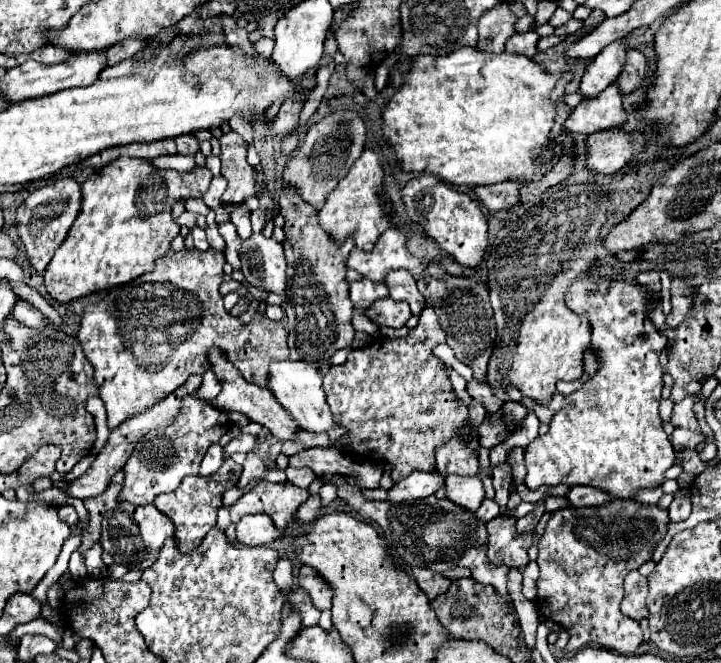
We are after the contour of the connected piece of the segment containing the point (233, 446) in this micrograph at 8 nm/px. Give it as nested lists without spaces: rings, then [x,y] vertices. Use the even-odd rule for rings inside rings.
[[[235,435],[227,445],[225,445],[225,457],[233,455],[233,453],[249,453],[255,449],[255,445],[259,443],[261,439],[257,435]]]

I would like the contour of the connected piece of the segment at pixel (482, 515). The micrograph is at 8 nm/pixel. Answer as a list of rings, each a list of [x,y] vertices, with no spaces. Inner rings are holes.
[[[483,499],[481,507],[475,511],[477,519],[481,519],[481,521],[491,521],[491,519],[495,519],[499,513],[501,513],[501,509],[497,507],[497,503],[495,503],[493,499]]]

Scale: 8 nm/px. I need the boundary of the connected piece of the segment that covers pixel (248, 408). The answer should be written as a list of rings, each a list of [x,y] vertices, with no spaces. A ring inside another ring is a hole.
[[[211,349],[209,351],[209,361],[213,363],[213,371],[215,371],[215,375],[217,375],[217,379],[221,381],[221,385],[223,385],[223,391],[213,399],[213,405],[215,407],[219,407],[219,409],[223,409],[223,411],[241,411],[241,413],[245,413],[251,421],[257,421],[257,423],[261,423],[265,429],[269,429],[275,437],[279,437],[279,439],[283,439],[283,441],[287,441],[287,439],[293,439],[293,433],[299,429],[297,427],[297,423],[293,423],[291,421],[291,417],[289,417],[289,413],[281,407],[281,403],[277,403],[277,399],[275,399],[275,395],[267,389],[267,387],[257,387],[255,383],[247,383],[243,377],[241,377],[241,373],[233,367],[233,365],[229,365],[227,361],[225,361],[225,355],[221,355],[223,351],[219,349]]]

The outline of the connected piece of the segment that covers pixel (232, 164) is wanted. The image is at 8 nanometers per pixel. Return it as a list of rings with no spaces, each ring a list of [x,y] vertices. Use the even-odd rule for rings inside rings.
[[[235,131],[225,133],[221,139],[221,175],[227,179],[227,191],[223,193],[223,203],[243,203],[247,197],[255,195],[255,169],[247,163],[243,137]]]

